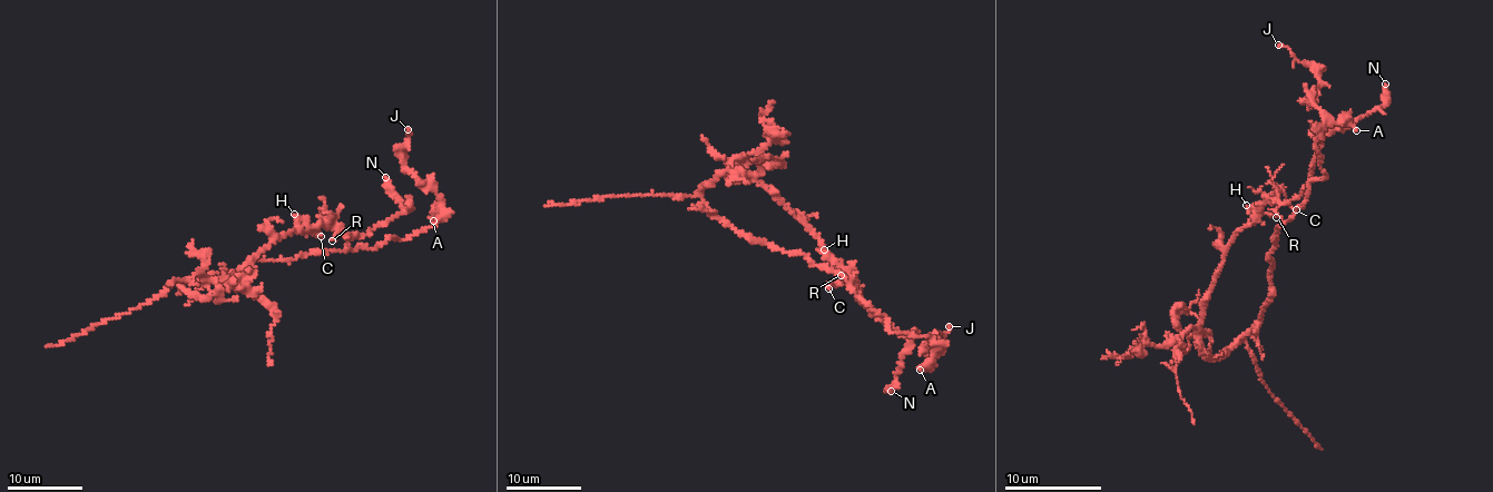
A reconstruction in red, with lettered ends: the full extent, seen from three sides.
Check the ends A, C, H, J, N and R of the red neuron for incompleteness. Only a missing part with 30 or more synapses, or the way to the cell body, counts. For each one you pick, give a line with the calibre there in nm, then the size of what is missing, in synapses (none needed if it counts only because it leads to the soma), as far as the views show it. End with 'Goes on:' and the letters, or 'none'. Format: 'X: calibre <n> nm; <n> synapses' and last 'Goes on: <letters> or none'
Goes on: none

